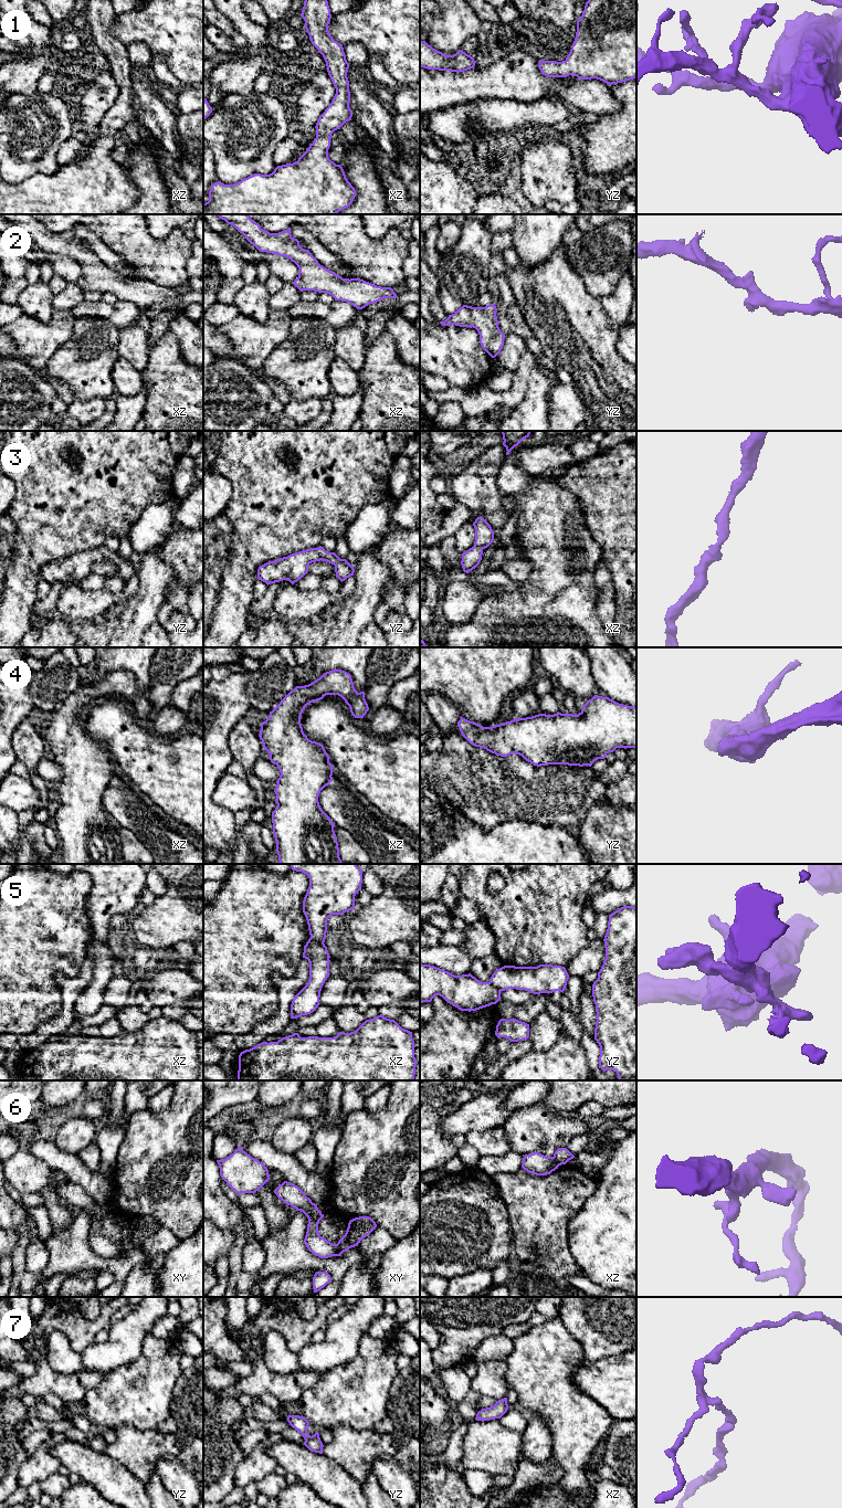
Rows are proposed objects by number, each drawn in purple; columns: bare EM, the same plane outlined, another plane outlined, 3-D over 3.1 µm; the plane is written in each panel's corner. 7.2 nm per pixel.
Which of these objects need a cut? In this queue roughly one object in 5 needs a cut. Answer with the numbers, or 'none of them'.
5, 6

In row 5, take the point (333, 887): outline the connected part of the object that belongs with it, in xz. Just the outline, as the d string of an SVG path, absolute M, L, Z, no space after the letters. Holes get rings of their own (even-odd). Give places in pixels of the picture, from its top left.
M290 864L293 871L302 872L309 878L309 887L303 900L309 935L324 943L327 920L331 915L343 915L355 909L355 896L361 889L362 871L357 864Z

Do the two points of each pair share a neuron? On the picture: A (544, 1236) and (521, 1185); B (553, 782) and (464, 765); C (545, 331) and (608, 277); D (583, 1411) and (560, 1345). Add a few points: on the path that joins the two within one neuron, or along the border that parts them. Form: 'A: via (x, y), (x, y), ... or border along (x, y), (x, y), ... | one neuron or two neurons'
A: via (539, 1224), (539, 1208), (529, 1198) | one neuron
B: via (530, 782), (486, 782) | one neuron
C: border along (575, 271), (585, 288), (599, 298) | two neurons
D: via (567, 1394), (560, 1388), (560, 1361) | one neuron

